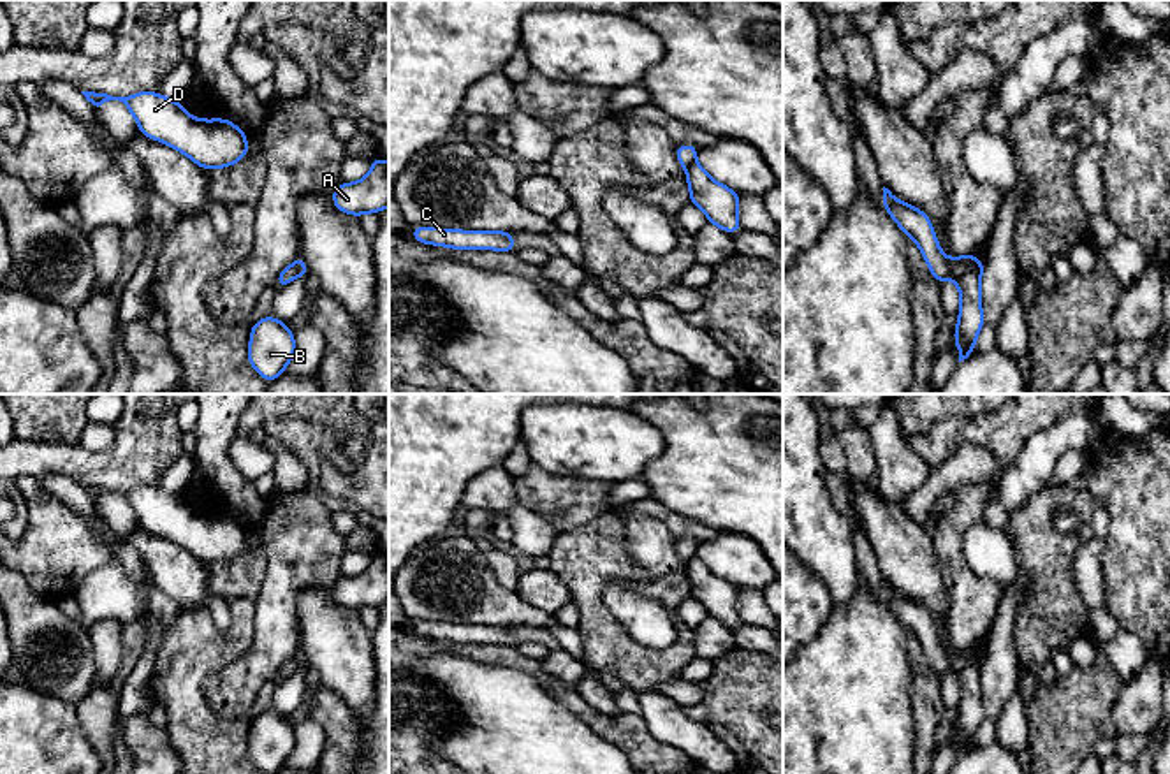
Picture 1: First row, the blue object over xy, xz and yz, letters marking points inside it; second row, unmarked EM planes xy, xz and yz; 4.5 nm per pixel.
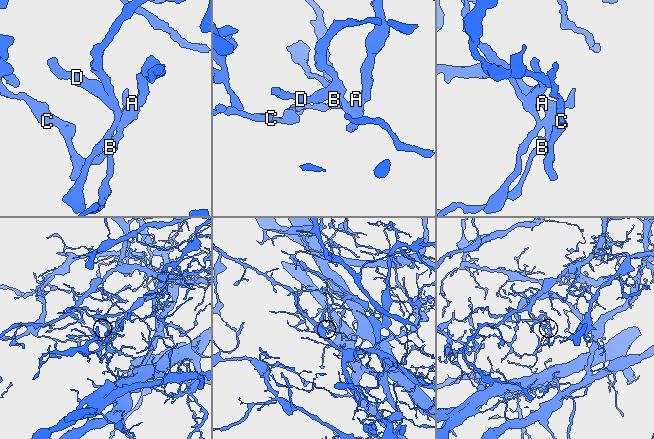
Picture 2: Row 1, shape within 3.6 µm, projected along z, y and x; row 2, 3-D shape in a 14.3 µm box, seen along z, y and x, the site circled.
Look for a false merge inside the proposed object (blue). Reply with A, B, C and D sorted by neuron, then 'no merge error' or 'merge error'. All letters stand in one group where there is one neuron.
A B C / D; merge error

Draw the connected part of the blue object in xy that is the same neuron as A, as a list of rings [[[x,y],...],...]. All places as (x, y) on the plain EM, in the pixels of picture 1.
[[[373,552],[371,565],[355,577],[340,577],[331,588],[333,598],[347,609],[380,607],[389,600],[389,556]]]

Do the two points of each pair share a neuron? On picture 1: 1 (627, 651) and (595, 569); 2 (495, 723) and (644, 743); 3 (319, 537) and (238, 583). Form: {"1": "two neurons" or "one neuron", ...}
{"1": "one neuron", "2": "two neurons", "3": "two neurons"}

